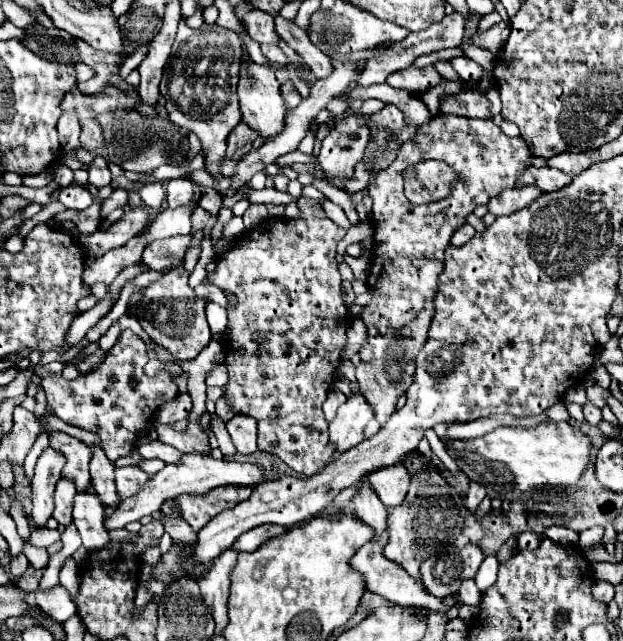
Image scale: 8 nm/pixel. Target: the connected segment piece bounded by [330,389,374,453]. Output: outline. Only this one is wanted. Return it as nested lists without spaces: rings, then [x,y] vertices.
[[[360,389],[352,391],[346,403],[338,409],[336,419],[330,423],[330,439],[338,453],[348,451],[356,443],[364,441],[364,425],[374,417],[374,411]]]

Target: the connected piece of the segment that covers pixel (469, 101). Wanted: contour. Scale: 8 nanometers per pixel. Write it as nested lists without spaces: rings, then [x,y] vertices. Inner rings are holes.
[[[462,91],[456,95],[446,95],[444,103],[440,103],[440,113],[458,113],[462,117],[490,117],[488,113],[488,99],[476,91]]]

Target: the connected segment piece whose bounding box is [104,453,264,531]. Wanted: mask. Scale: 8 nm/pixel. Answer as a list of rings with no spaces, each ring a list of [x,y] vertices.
[[[208,453],[182,455],[176,463],[166,465],[162,471],[152,475],[146,481],[146,485],[138,491],[138,495],[130,497],[130,499],[124,499],[118,505],[118,509],[110,517],[106,517],[104,523],[106,523],[108,531],[110,529],[120,529],[120,527],[126,527],[132,521],[138,521],[140,517],[158,513],[166,499],[172,499],[172,497],[178,497],[178,495],[184,495],[184,493],[202,495],[204,491],[210,491],[210,489],[216,489],[216,487],[222,487],[222,485],[254,485],[254,483],[262,481],[262,475],[264,475],[264,471],[258,465],[252,465],[252,463],[238,463],[238,461],[224,461],[224,459],[218,461],[218,459],[210,457]]]

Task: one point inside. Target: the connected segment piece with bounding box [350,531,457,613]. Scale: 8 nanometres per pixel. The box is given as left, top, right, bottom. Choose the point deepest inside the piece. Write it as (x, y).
(388, 580)

